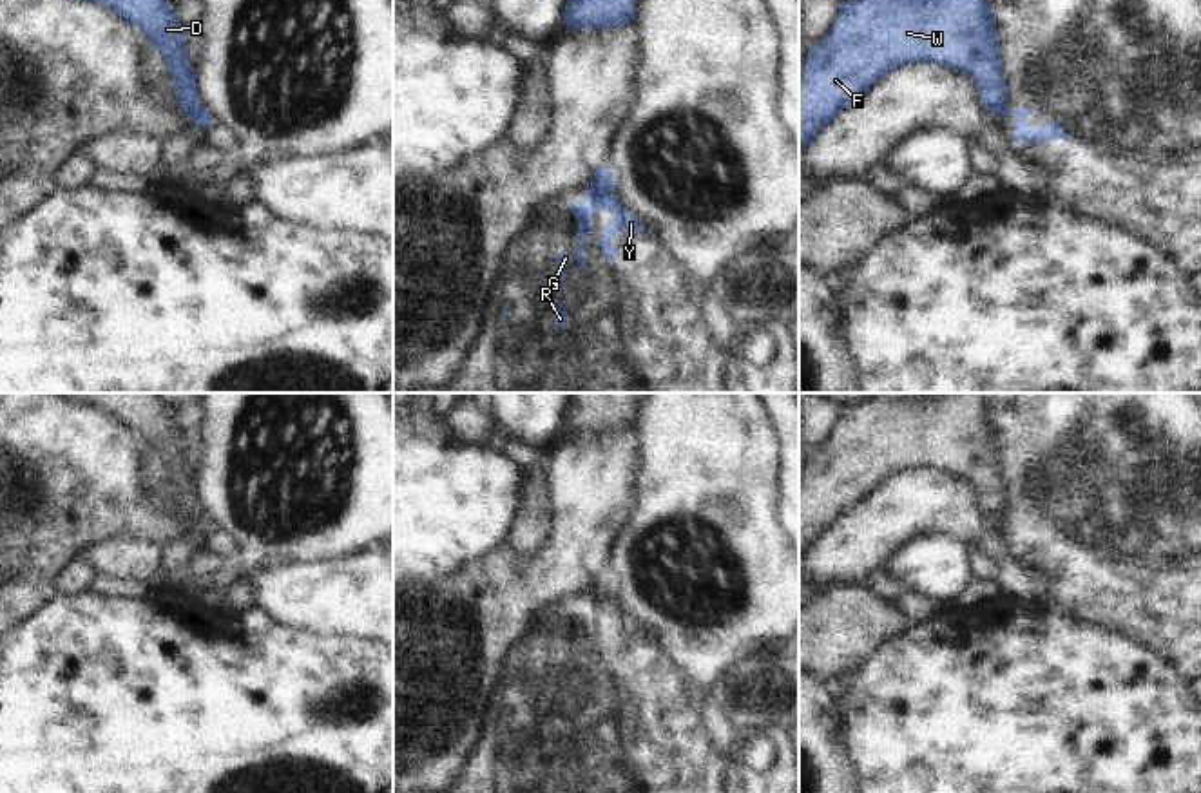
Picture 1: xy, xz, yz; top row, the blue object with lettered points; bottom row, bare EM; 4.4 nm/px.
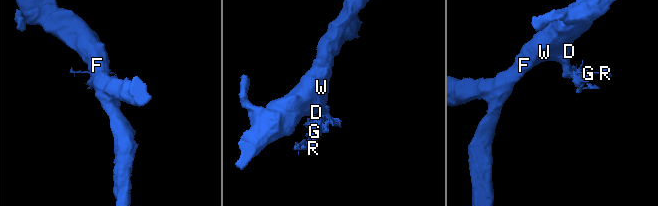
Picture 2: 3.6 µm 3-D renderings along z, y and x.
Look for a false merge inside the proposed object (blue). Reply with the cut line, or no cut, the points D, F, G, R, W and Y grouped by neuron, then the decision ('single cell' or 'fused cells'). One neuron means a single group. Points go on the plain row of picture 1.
cut xz (591, 591), (598, 598), (609, 598); groups D F W / G R Y; fused cells

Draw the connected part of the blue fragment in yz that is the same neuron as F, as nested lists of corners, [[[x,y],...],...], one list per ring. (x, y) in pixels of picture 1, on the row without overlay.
[[[913,393],[895,402],[870,398],[842,407],[824,445],[808,454],[799,480],[799,565],[842,514],[884,480],[908,469],[938,469],[960,476],[976,489],[987,516],[998,518],[1005,511],[1007,489],[1000,473],[998,436],[978,393]]]

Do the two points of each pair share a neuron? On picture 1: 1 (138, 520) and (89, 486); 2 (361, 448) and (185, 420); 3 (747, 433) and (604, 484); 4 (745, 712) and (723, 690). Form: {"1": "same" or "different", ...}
{"1": "same", "2": "different", "3": "different", "4": "same"}

